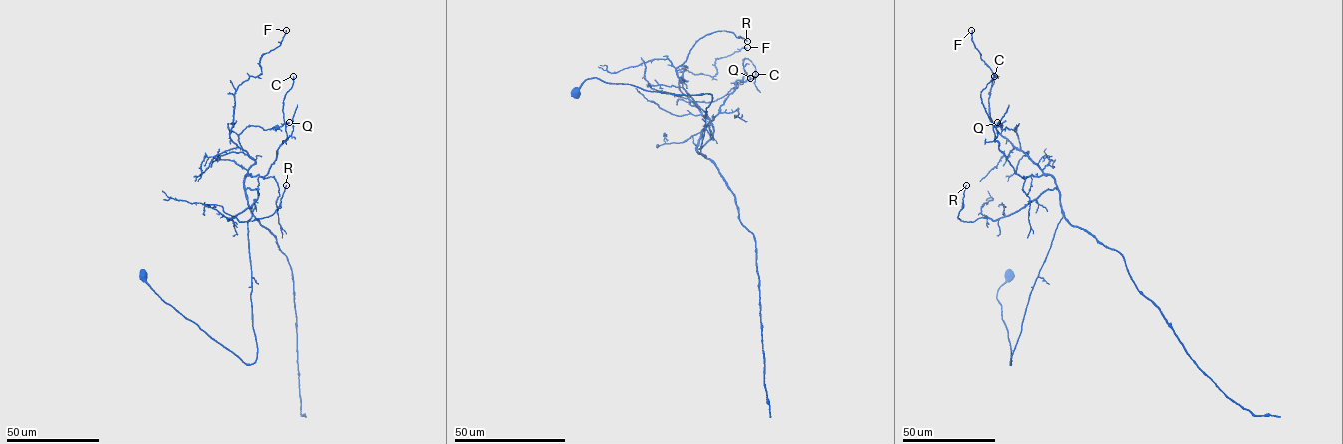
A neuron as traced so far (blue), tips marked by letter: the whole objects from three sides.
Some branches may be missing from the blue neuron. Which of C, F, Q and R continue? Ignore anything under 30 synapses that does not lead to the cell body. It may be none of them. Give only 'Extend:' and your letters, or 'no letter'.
Extend: no letter

